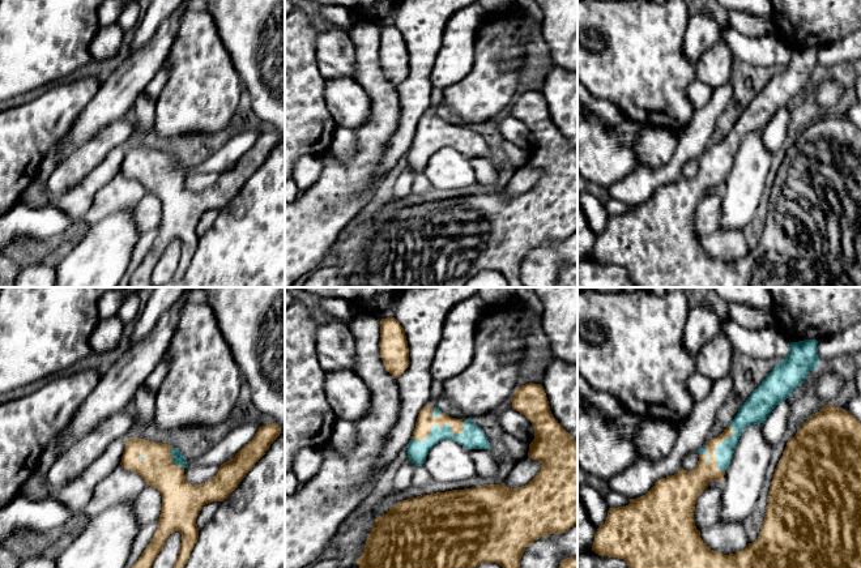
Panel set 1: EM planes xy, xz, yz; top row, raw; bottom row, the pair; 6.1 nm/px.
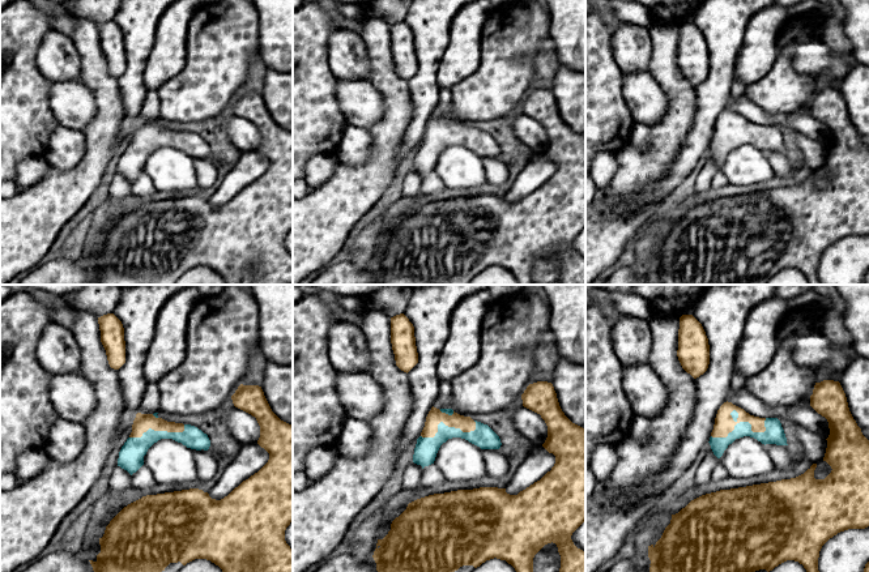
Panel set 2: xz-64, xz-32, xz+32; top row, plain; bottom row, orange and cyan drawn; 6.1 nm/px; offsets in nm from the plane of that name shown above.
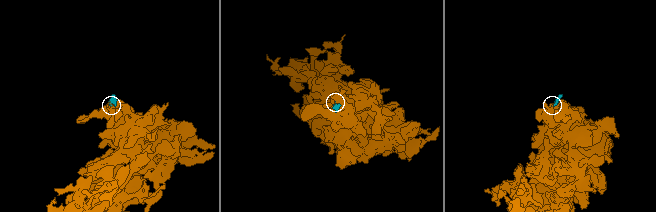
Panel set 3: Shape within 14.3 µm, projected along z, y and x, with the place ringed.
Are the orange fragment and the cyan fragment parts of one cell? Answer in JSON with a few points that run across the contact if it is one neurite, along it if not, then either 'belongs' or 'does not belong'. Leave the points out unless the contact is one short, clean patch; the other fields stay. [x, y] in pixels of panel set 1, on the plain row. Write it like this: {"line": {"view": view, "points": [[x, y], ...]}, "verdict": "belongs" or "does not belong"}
{"verdict": "belongs"}

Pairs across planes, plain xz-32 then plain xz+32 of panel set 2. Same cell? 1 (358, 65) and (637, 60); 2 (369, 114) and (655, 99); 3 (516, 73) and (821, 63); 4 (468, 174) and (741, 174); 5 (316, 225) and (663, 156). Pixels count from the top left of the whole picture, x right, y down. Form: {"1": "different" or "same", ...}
{"1": "same", "2": "same", "3": "different", "4": "same", "5": "same"}

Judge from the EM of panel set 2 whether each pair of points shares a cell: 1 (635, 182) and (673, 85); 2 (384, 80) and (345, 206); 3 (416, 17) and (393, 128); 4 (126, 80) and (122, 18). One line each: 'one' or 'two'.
1: one
2: one
3: two
4: one

